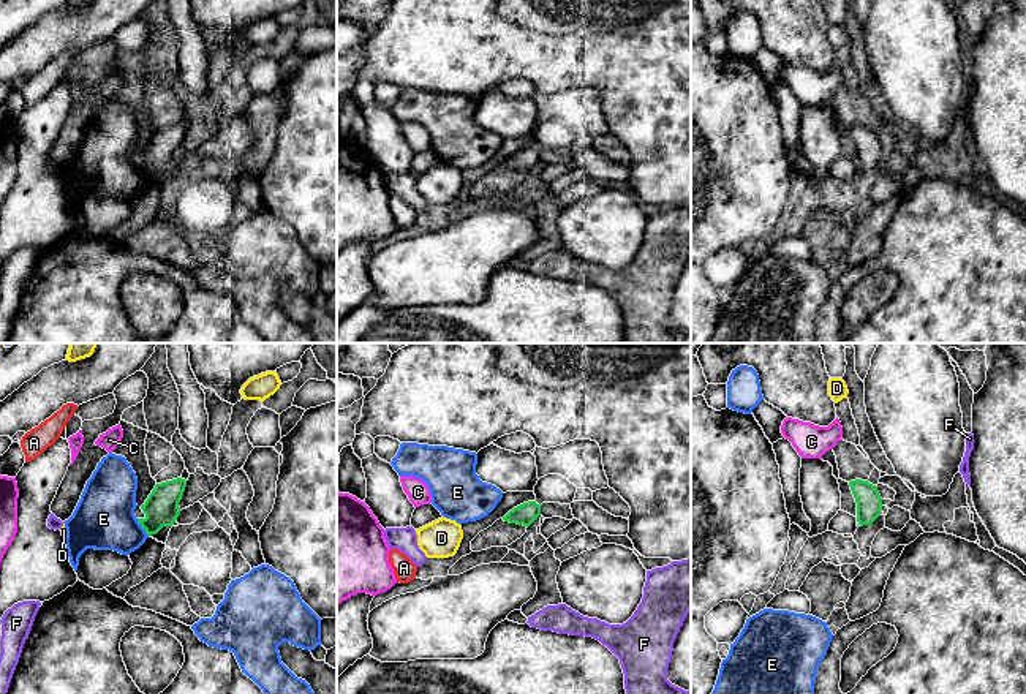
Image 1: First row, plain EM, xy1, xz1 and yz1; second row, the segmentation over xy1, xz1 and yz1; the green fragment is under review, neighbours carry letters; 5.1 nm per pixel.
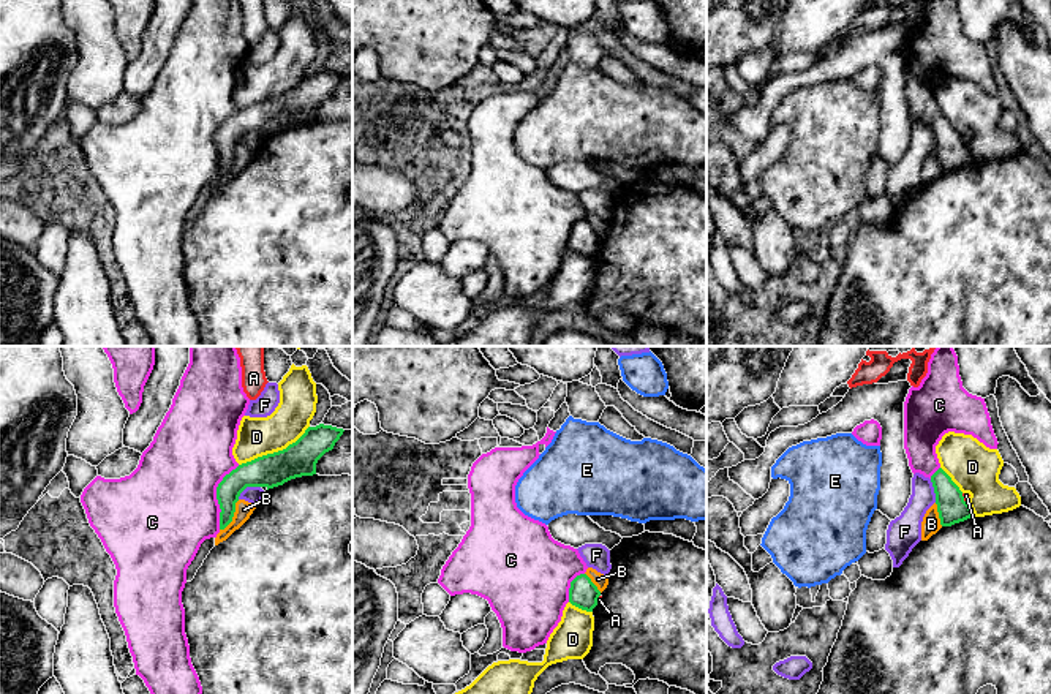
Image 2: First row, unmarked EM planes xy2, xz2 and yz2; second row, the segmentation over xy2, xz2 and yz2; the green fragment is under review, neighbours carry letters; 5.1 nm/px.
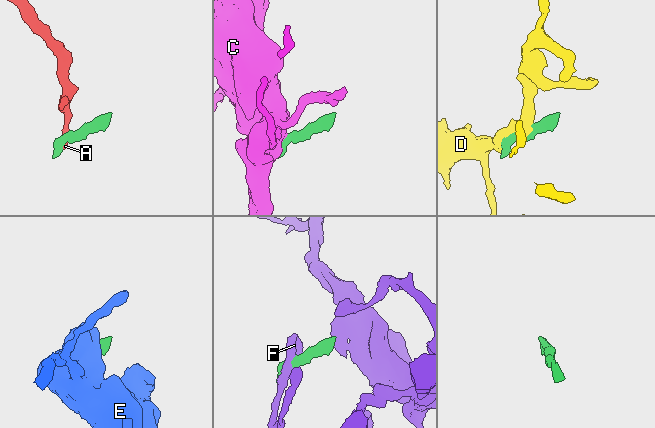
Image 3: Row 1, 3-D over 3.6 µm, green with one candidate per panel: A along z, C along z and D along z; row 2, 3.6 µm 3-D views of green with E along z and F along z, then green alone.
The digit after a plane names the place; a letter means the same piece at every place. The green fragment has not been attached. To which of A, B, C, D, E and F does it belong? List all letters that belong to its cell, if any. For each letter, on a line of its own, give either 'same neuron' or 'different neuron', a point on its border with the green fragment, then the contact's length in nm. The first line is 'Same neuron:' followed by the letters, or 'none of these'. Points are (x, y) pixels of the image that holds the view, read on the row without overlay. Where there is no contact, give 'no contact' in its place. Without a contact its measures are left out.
Same neuron: none of these
A: different neuron; contact yz2 (963, 144); length 60 nm
B: different neuron; contact xy2 (233, 162); length 190 nm
C: different neuron; contact xy2 (217, 141); length 340 nm
D: different neuron; contact xy2 (274, 98); length 420 nm
E: different neuron; contact xy1 (141, 171); length 110 nm
F: different neuron; contact xy2 (247, 132); length 140 nm

